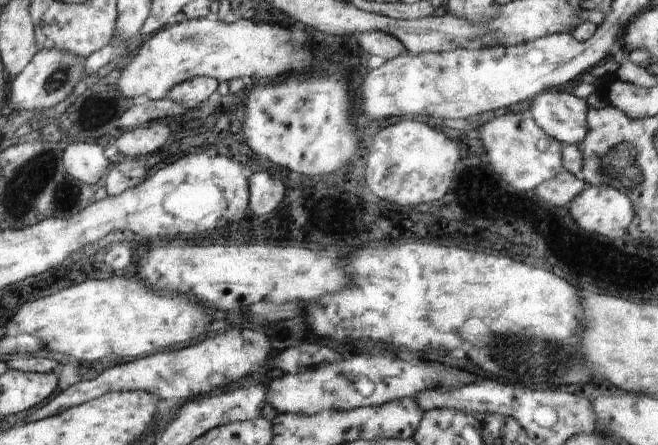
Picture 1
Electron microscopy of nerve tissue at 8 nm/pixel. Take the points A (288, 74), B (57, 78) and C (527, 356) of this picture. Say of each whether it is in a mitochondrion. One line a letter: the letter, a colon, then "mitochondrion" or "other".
A: other
B: mitochondrion
C: mitochondrion

